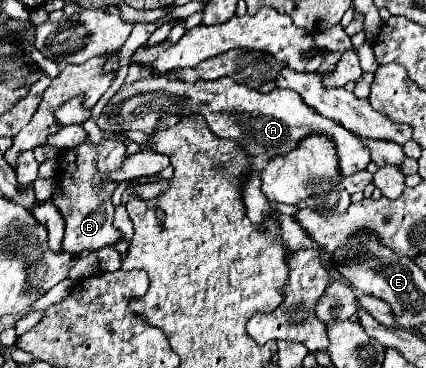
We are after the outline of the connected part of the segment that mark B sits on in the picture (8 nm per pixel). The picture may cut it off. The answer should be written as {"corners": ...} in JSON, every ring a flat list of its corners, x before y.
{"corners":[[106,132,104,140,98,146,92,146,90,140,84,144,64,150,58,158,60,174,58,174,58,186,52,196,52,202,58,206,66,220,66,232,62,240,62,250,70,254,80,254,84,250,98,250,106,244,112,244,118,240,120,232,112,226,114,218,114,206,110,202,110,194,116,186,110,186,108,182,102,182,102,174,118,170,122,166,126,146,124,140,116,140,114,134]]}

